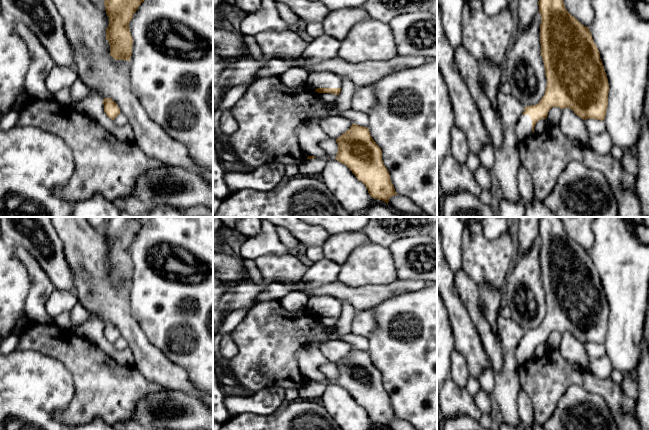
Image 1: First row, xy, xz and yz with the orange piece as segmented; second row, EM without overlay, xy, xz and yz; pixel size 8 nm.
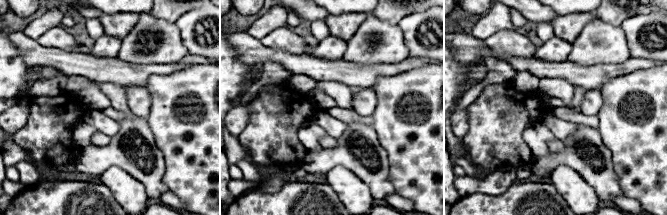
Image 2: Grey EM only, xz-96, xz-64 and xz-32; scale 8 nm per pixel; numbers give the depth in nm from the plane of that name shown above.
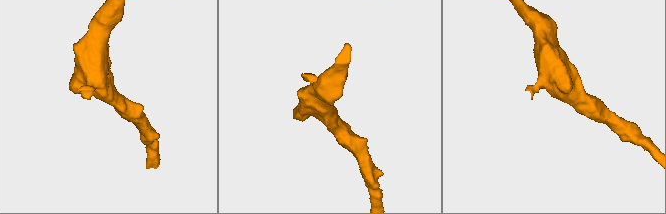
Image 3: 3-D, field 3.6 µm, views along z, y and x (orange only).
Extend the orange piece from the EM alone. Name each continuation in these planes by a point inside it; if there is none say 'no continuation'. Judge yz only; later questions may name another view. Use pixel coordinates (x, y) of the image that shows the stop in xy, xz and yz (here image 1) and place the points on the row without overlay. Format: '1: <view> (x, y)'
1: yz (523, 352)

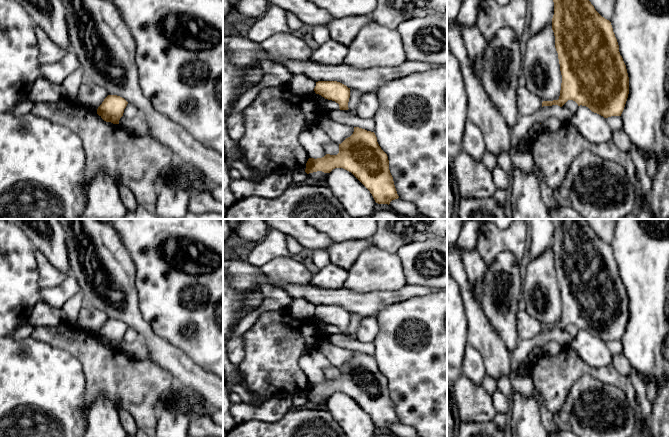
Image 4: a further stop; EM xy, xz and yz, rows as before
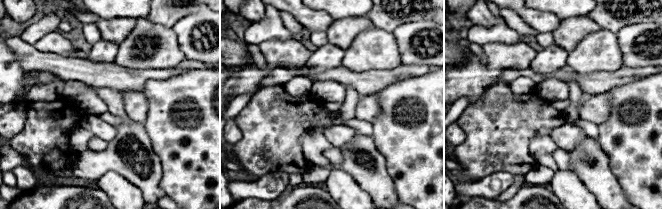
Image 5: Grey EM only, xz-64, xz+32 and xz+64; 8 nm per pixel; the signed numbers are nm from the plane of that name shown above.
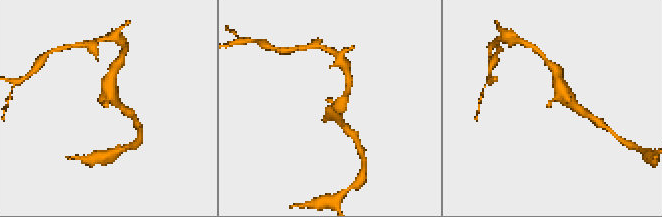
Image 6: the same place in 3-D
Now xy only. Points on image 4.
no continuation

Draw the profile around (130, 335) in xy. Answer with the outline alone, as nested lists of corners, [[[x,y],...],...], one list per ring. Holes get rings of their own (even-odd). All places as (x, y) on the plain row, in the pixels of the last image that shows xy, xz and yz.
[[[128,327],[126,332],[124,333],[123,340],[130,343],[135,341],[138,337],[138,332],[135,329]]]

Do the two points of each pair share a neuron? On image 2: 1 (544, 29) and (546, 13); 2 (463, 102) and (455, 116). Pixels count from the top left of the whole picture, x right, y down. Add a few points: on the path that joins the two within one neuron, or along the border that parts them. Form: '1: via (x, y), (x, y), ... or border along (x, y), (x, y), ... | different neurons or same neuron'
1: border along (550, 23), (535, 24) | different neurons
2: border along (465, 108), (454, 110) | different neurons

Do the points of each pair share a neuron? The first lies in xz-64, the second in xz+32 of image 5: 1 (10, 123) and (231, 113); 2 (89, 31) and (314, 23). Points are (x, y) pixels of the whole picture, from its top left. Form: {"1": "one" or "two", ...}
{"1": "two", "2": "two"}

